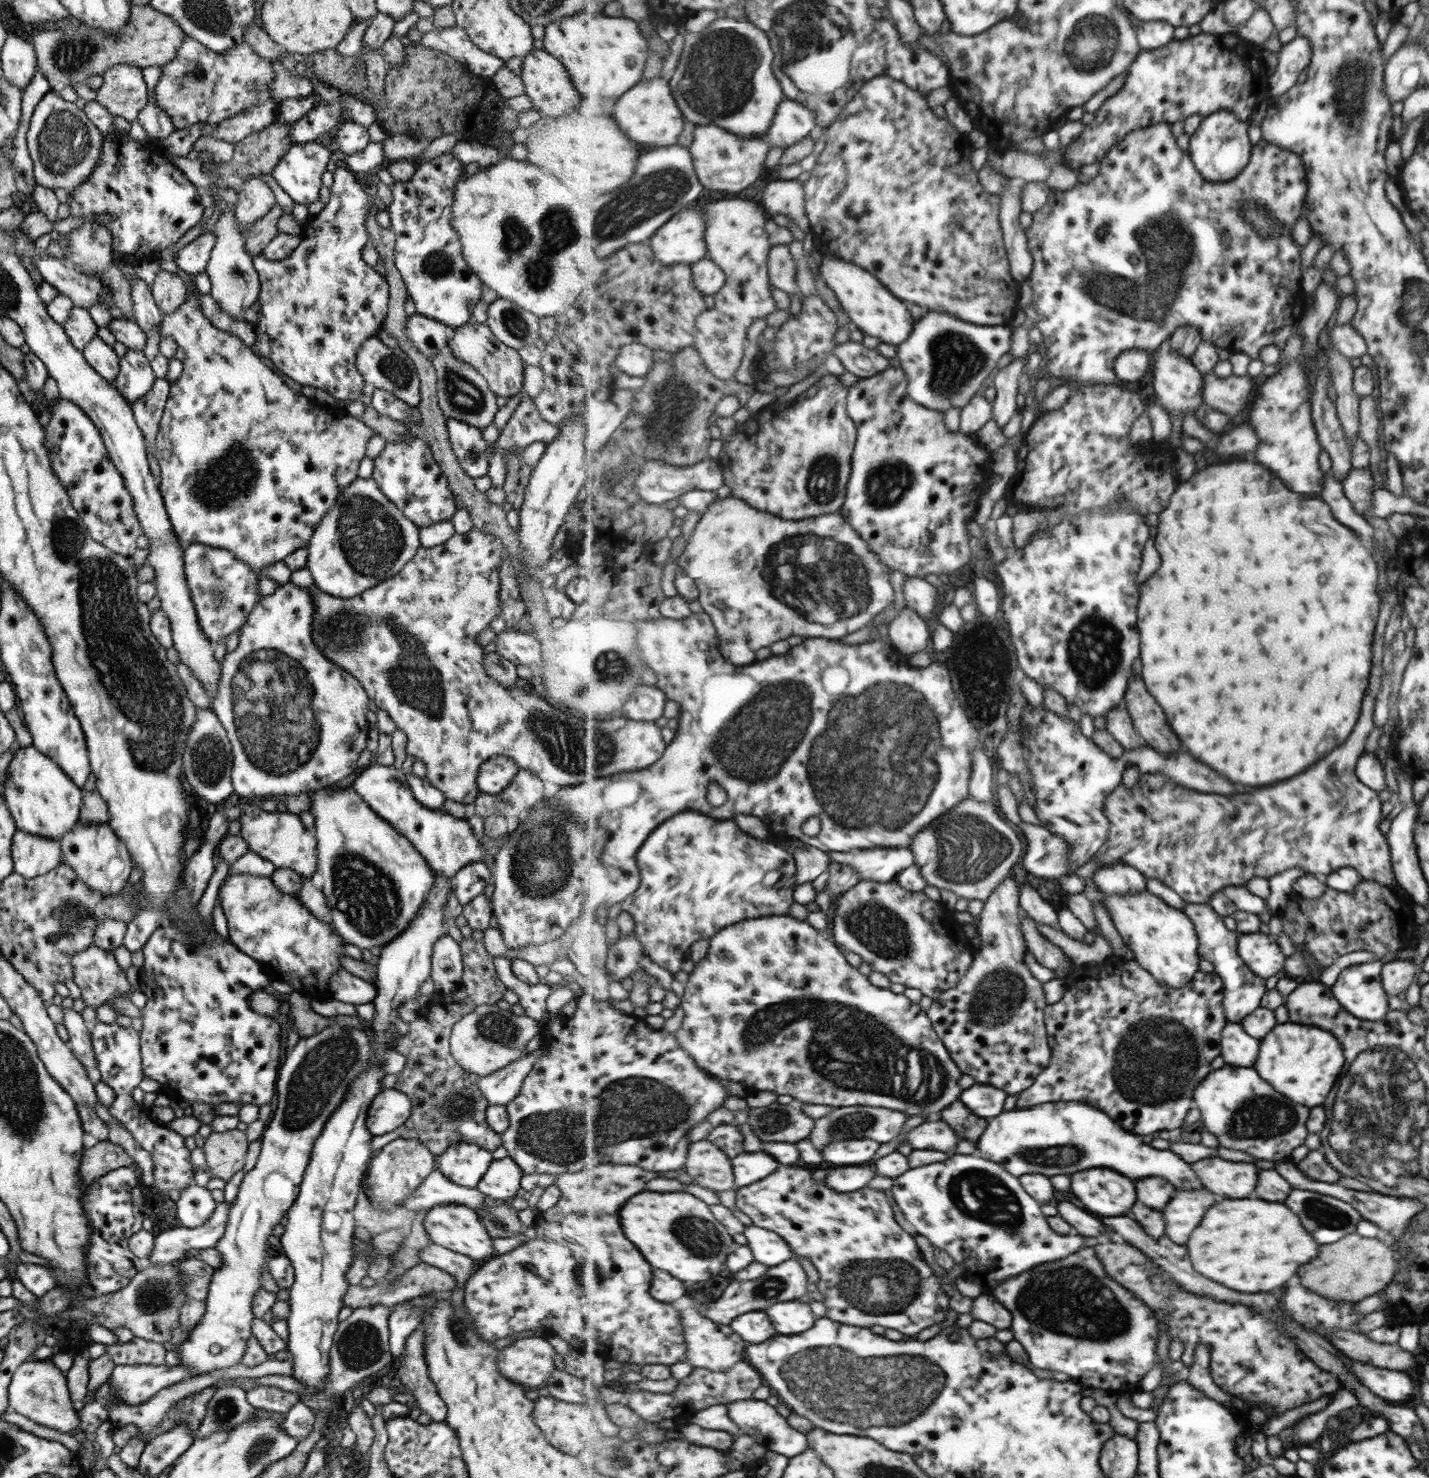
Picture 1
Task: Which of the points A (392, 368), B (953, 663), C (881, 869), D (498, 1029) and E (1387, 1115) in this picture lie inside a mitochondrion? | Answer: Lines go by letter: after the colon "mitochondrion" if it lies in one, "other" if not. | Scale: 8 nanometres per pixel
A: mitochondrion
B: other
C: other
D: mitochondrion
E: mitochondrion

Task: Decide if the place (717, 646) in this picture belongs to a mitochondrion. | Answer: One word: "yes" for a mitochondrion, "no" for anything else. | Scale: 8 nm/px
no

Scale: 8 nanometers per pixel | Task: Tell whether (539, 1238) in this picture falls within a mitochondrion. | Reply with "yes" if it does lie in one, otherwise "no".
no

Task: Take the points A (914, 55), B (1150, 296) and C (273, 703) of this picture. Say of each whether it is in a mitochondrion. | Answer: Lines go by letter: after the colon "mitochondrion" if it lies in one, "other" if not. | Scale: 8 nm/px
A: other
B: mitochondrion
C: mitochondrion

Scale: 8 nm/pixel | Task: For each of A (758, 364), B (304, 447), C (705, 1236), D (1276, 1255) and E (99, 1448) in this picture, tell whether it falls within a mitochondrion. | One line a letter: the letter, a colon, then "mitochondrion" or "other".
A: other
B: other
C: mitochondrion
D: other
E: other

